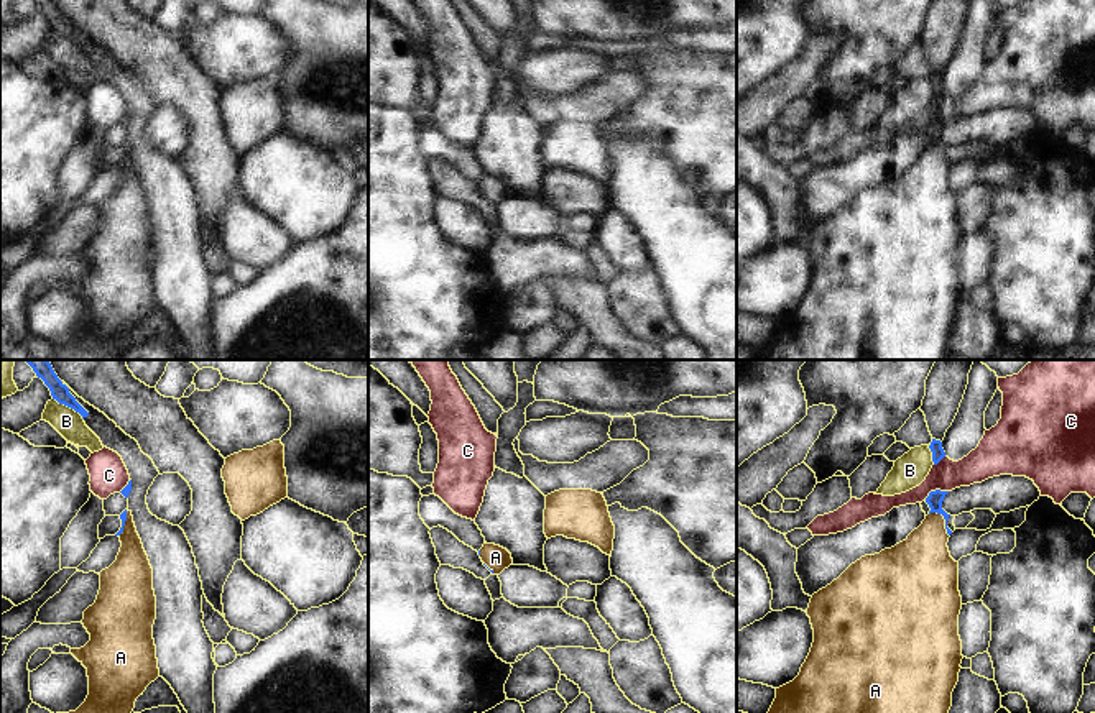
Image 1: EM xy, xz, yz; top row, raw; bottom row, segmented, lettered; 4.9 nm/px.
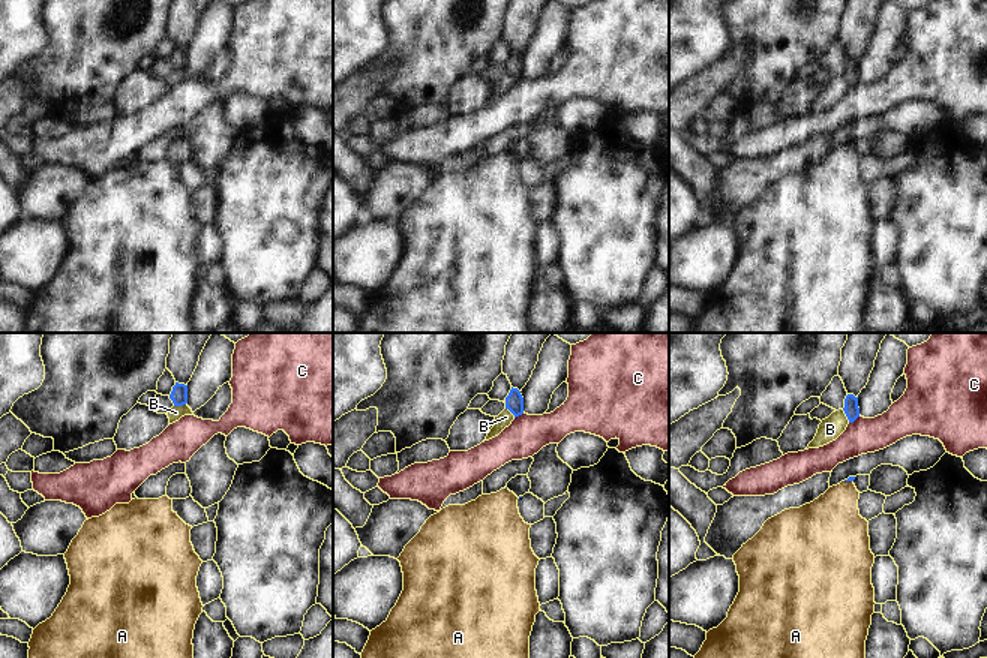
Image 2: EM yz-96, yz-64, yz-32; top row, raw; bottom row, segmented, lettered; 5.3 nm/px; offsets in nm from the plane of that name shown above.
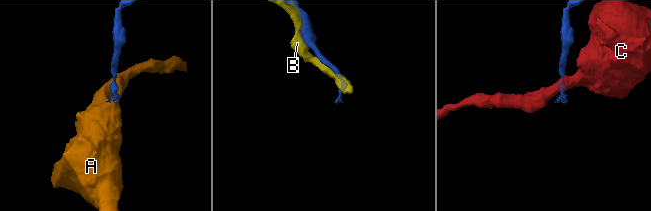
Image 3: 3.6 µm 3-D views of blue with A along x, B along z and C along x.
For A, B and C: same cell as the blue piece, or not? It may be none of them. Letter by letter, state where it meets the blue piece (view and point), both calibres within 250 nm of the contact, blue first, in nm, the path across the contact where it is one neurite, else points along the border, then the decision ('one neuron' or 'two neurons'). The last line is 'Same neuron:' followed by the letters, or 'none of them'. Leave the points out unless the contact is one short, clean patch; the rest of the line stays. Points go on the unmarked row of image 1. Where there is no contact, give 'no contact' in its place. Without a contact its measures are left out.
A: yz (946, 153) | 80/300 nm | across yz (934, 132), (936, 142), (946, 153), (929, 171), (921, 197) | one neuron
B: xy (69, 38) | 90/140 nm | two neurons
C: yz (936, 122) | 80/160 nm | along yz (947, 122), (933, 122), (924, 132) | two neurons
Same neuron: A

